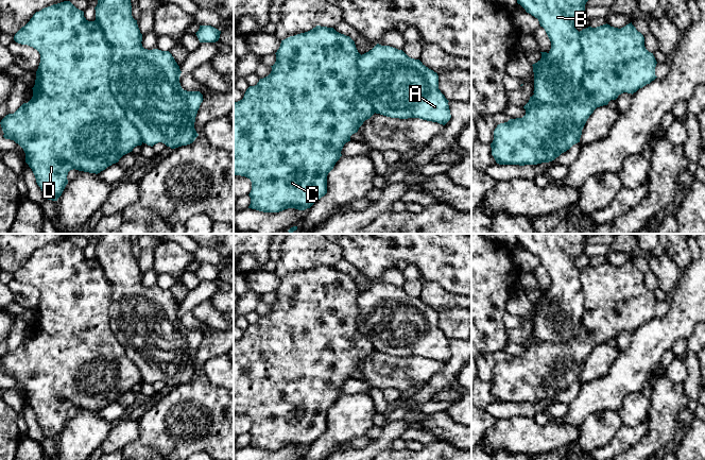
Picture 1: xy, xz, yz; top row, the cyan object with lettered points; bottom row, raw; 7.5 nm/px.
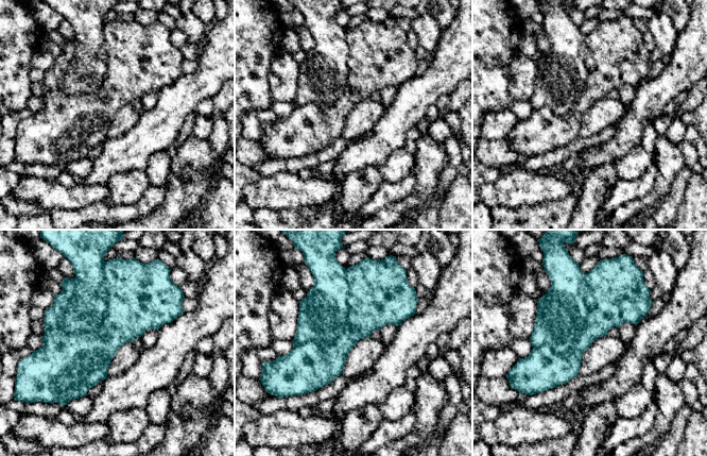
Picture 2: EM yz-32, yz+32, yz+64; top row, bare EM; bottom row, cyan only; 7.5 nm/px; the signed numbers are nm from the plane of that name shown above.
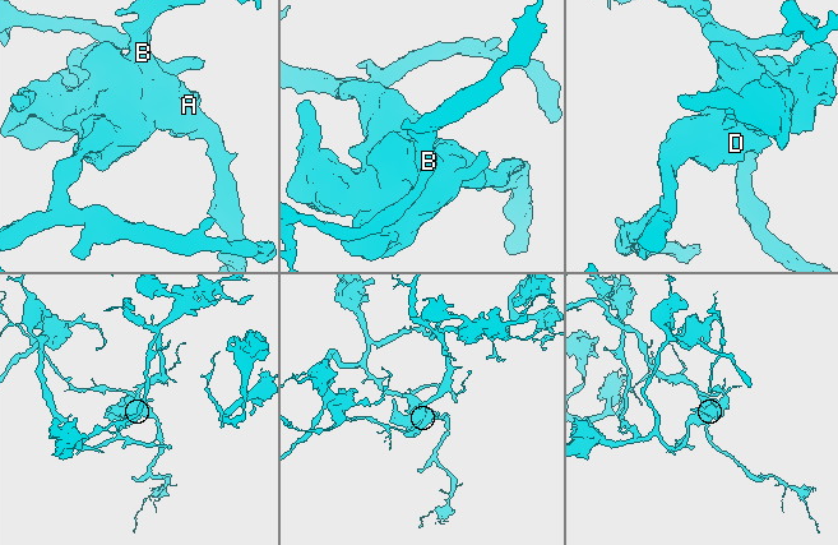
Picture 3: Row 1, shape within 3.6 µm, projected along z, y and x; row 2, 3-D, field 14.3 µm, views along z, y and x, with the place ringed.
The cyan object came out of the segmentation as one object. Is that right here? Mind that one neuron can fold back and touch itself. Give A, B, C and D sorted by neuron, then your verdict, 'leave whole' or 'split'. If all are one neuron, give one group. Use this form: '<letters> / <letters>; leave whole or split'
A B C D; leave whole

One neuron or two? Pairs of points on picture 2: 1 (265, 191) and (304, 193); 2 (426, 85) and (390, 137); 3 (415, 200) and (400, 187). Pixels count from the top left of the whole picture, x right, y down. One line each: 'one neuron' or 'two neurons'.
1: one neuron
2: one neuron
3: two neurons

